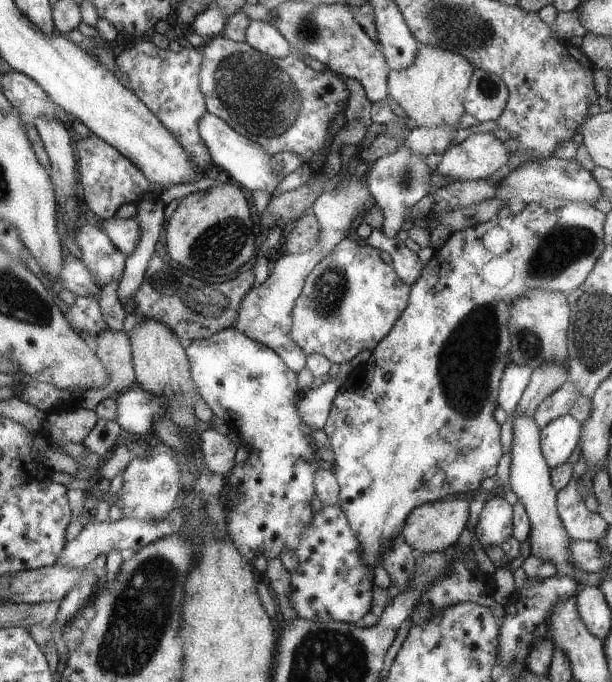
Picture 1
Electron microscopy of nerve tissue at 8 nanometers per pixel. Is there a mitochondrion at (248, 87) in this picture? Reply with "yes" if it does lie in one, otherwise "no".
yes

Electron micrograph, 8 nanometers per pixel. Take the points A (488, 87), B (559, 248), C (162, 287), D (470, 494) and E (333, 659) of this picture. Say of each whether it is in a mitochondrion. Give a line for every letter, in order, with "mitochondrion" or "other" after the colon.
A: mitochondrion
B: mitochondrion
C: mitochondrion
D: other
E: mitochondrion

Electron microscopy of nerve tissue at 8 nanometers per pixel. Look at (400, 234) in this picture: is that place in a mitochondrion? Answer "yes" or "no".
no

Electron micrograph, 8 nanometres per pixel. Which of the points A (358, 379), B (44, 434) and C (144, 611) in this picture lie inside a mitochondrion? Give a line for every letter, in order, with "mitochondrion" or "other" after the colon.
A: other
B: other
C: mitochondrion

